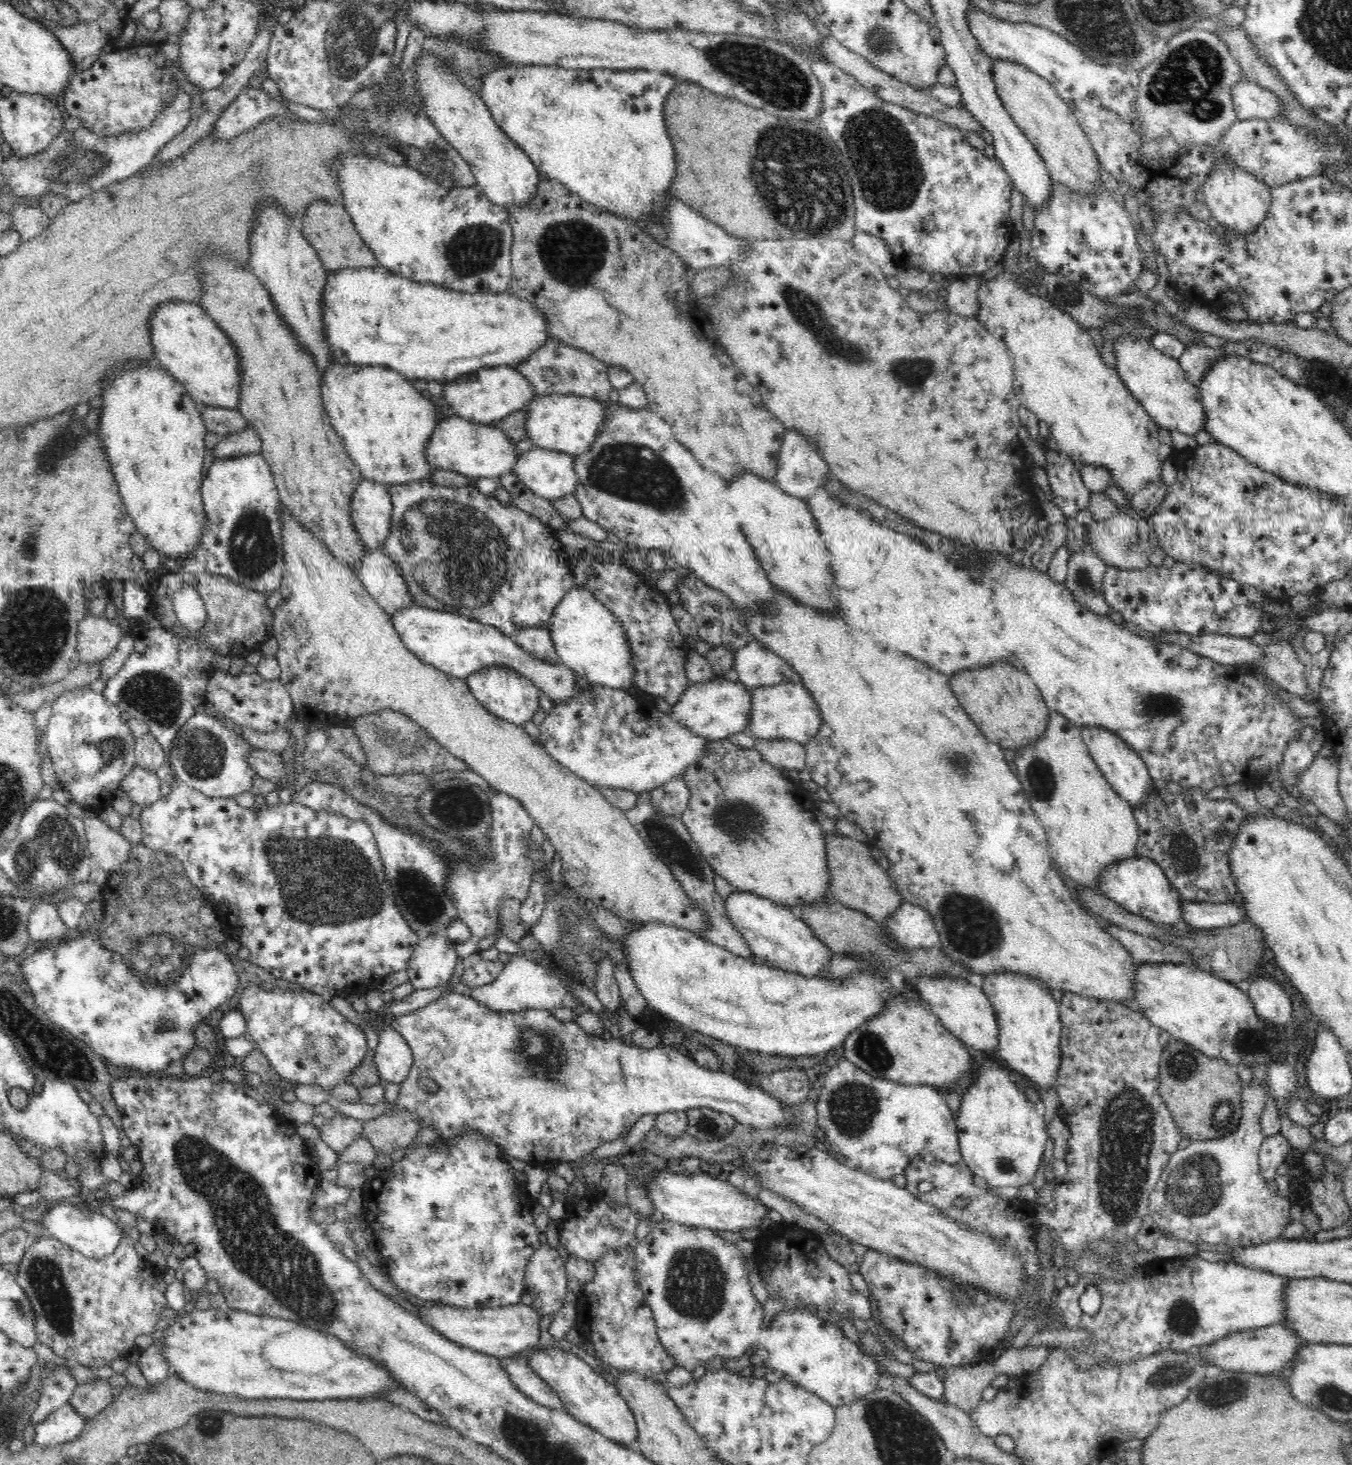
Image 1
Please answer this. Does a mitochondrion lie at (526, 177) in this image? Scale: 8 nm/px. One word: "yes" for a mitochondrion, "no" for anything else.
no

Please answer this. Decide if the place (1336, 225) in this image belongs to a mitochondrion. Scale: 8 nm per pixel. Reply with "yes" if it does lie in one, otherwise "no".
yes

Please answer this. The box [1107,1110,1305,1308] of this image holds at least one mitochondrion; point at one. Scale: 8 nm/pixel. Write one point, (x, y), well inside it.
(1196, 1187)

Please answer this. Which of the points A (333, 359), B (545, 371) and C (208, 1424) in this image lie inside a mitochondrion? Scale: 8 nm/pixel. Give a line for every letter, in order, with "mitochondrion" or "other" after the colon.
A: other
B: mitochondrion
C: mitochondrion

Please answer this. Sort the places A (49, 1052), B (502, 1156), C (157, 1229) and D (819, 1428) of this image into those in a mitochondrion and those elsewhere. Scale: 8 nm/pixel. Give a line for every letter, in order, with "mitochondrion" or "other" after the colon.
A: mitochondrion
B: other
C: other
D: other

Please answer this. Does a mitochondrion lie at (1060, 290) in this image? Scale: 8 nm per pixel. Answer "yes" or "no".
no

